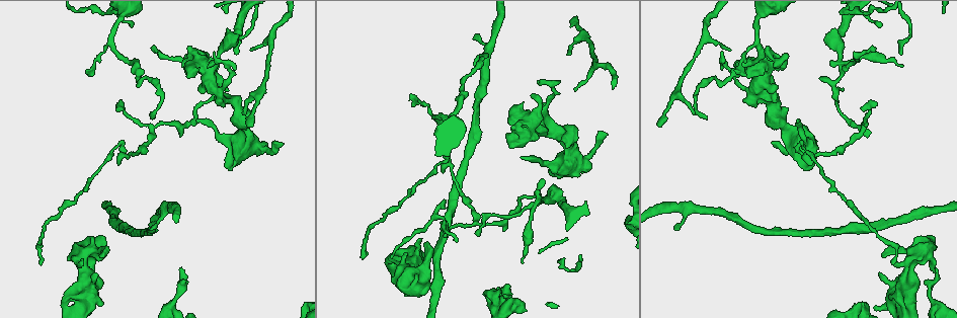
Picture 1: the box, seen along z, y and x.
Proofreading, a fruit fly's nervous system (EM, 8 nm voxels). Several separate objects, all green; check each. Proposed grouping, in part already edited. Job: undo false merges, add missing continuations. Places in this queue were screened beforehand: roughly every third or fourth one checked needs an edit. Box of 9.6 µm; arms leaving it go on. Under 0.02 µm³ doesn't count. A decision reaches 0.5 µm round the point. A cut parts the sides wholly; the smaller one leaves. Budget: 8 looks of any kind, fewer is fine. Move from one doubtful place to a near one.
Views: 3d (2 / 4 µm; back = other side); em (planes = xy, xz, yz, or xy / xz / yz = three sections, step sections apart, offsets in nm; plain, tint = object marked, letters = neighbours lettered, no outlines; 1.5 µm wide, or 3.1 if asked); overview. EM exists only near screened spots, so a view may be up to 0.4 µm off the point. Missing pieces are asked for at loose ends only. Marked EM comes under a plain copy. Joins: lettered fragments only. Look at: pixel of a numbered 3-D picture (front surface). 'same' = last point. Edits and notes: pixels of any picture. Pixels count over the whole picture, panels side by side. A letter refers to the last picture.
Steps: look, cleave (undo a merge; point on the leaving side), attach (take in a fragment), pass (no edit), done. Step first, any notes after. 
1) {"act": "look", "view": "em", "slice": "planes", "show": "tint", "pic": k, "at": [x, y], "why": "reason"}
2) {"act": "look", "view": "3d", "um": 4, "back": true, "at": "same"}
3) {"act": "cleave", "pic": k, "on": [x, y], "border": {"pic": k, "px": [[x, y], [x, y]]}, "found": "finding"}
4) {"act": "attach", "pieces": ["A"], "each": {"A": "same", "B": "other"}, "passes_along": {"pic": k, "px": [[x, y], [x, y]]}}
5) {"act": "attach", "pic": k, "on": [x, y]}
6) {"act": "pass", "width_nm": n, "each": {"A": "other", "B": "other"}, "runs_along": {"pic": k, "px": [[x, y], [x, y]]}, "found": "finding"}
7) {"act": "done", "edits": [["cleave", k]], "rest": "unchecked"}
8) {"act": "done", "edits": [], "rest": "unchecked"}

{"act": "look", "view": "3d", "um": 4, "back": true, "pic": 1, "at": [590, 168], "why": "an open end"}

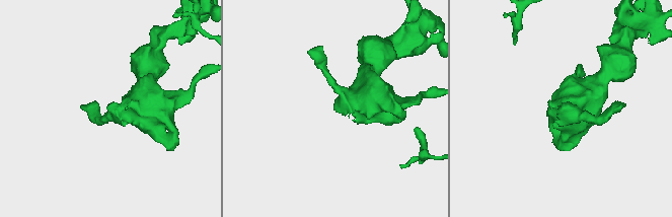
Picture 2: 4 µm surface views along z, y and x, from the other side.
{"act": "look", "view": "em", "slice": "yz", "step": 4, "show": "letters", "pic": 2, "at": [107, 109], "why": "shape alone is not enough"}

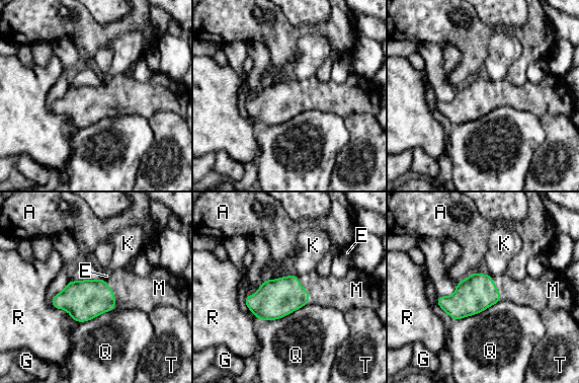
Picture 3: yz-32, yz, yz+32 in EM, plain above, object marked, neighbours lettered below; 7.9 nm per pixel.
{"act": "look", "view": "em", "slice": "planes", "show": "letters", "at": "same", "why": "cut it another way"}

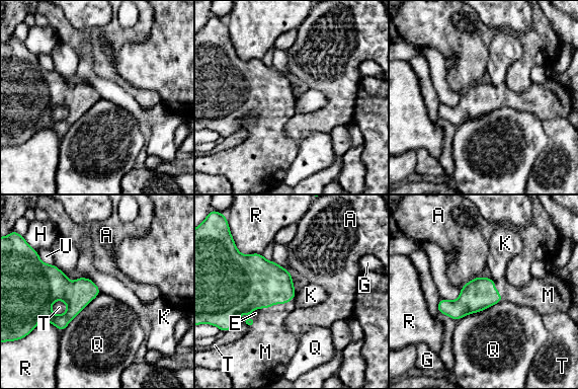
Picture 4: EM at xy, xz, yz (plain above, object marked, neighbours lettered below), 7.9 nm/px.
{"act": "attach", "pieces": ["M"], "longest_contact_nm": ["Q", 400], "each": {"A": "other", "E": "other", "G": "other", "H": "other", "K": "other", "M": "same", "Q": "other", "R": "other", "T": "other", "U": "other"}, "found": "the cell continues"}

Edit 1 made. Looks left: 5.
{"act": "look", "view": "em", "slice": "xz", "step": 8, "show": "tint", "pic": 1, "at": [877, 103], "why": "free end"}

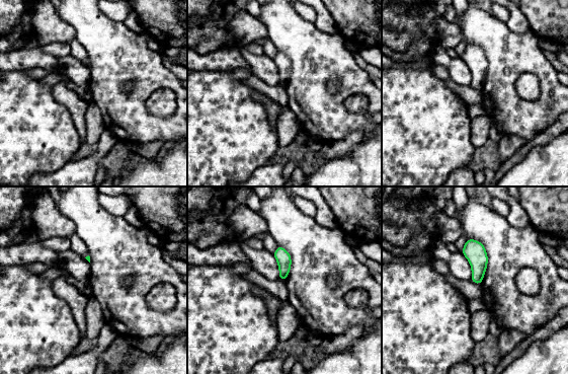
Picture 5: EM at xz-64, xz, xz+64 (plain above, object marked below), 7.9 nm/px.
{"act": "look", "view": "em", "slice": "planes", "show": "letters", "at": "same", "why": "cut it another way"}

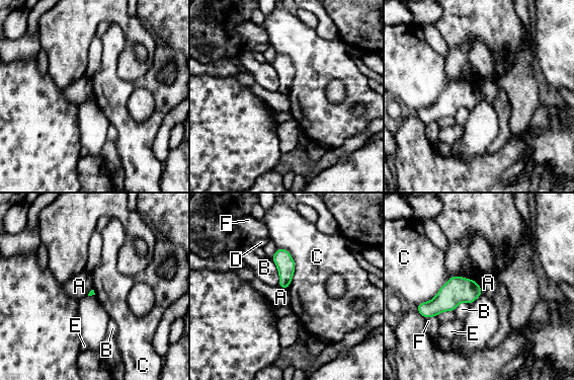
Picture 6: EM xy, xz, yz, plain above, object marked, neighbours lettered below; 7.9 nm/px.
{"act": "pass", "each": {"A": "other", "B": "other", "C": "other", "D": "other", "E": "other", "F": "other"}, "found": "none of them fits"}

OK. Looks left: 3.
{"act": "look", "view": "em", "slice": "planes", "show": "tint", "pic": 1, "at": [151, 229], "why": "an open end"}

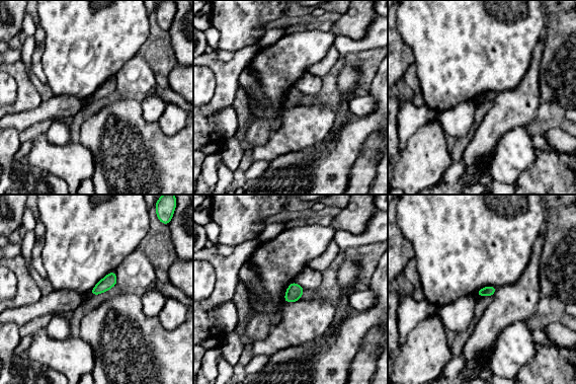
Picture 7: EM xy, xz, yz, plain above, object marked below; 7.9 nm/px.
{"act": "look", "view": "em", "slice": "planes", "show": "letters", "at": "same"}

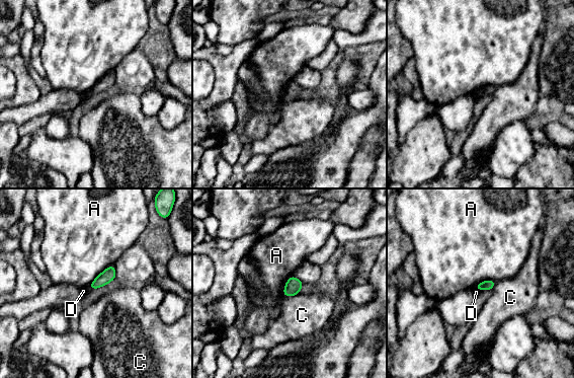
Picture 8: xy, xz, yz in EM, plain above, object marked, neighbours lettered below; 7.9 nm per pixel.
{"act": "pass", "each": {"A": "other", "C": "other", "D": "other"}, "border": {"pic": 8, "px": [[113, 263], [104, 269], [87, 287]]}, "found": "no lettered fragment goes on from it"}

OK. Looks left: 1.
{"act": "done", "edits": [["attach", 4]], "rest": "unchecked"}

